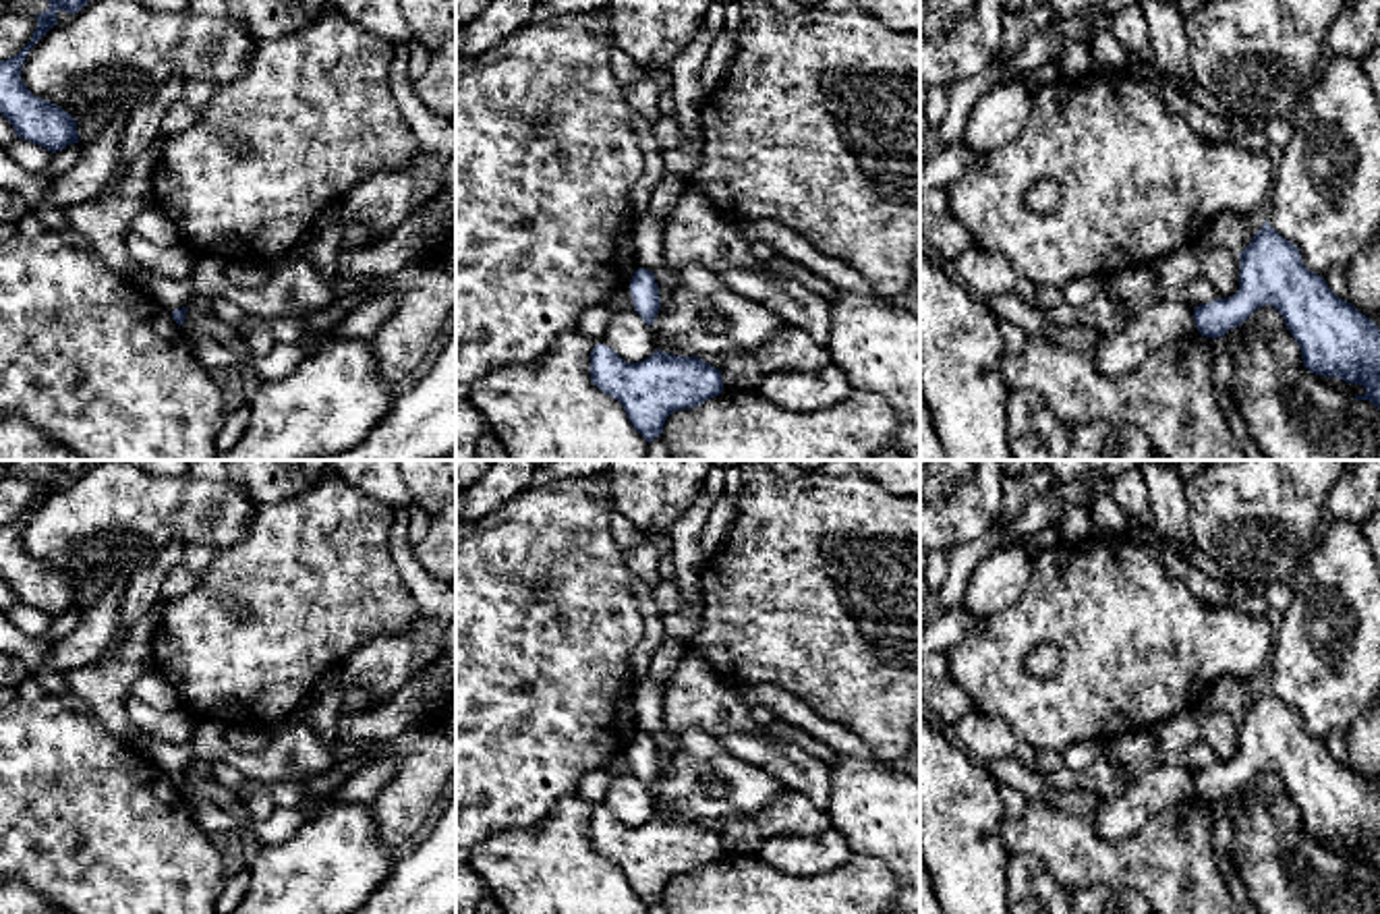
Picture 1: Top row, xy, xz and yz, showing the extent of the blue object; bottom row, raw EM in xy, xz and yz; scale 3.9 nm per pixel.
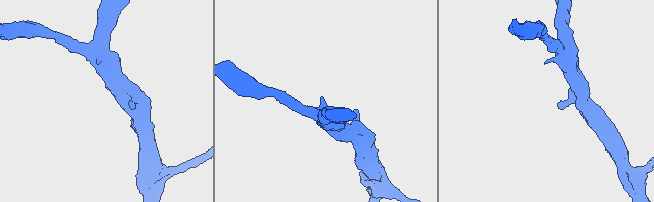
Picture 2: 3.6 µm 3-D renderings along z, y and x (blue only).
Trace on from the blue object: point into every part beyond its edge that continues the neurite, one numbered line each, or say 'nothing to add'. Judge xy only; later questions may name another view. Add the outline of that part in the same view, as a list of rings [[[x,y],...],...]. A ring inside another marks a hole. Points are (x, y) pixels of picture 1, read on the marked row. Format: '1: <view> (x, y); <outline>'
nothing to add

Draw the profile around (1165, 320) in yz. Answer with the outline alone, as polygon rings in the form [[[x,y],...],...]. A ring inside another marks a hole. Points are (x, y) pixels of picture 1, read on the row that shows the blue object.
[[[1158,298],[1135,315],[1123,332],[1100,340],[1098,367],[1104,375],[1119,377],[1138,369],[1152,348],[1196,332],[1189,305]]]

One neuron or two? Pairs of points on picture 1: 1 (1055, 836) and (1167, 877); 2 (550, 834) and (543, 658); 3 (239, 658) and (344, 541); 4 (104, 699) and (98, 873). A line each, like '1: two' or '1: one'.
1: one
2: two
3: one
4: two

